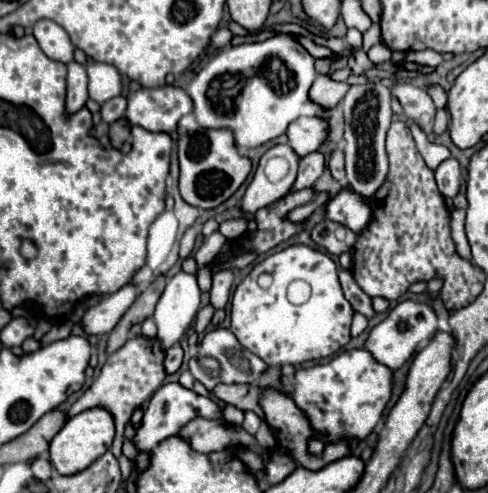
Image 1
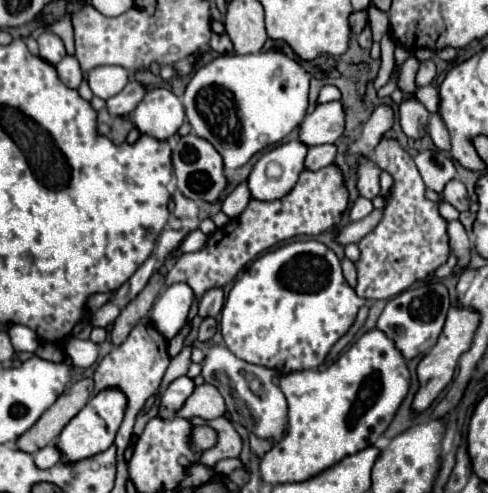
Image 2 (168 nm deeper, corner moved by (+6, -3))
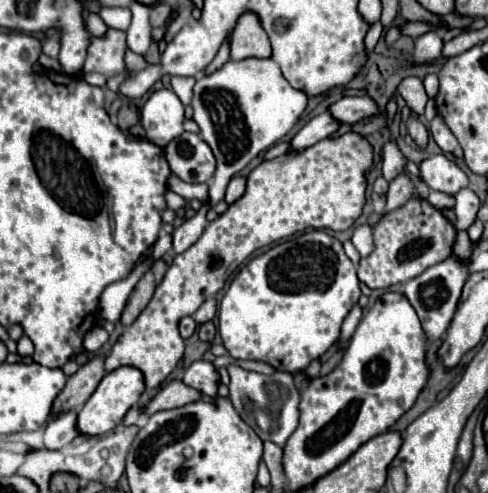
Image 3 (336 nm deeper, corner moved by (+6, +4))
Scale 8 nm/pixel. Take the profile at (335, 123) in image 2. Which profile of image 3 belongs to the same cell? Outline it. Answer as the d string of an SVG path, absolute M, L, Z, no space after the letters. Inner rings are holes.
M348 95L338 99L328 107L330 115L342 123L342 125L352 125L368 115L376 113L376 103L370 97L358 97L358 95Z

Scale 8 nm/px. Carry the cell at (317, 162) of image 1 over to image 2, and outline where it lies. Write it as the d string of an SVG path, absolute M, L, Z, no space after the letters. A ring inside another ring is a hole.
M320 144L312 146L306 156L306 168L324 168L336 158L336 144Z

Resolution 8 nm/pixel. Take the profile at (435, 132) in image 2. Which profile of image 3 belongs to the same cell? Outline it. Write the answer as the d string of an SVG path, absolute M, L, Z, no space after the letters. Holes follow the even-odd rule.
M434 117L432 123L430 123L430 133L434 137L434 141L438 143L438 147L442 151L448 151L456 157L462 157L462 149L460 149L460 143L456 141L456 137L452 135L452 131L448 129L448 125L442 121L442 117Z

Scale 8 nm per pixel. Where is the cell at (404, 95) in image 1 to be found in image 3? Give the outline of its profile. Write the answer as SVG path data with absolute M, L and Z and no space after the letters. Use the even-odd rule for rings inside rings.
M412 111L410 113L410 117L408 117L408 121L406 121L406 127L408 127L408 135L416 141L416 145L418 147L426 147L426 143L428 143L428 131L426 131L426 127L420 123L420 119L418 119L418 115Z

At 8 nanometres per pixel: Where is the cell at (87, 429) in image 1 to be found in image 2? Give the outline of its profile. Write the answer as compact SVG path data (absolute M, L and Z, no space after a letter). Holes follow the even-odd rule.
M106 388L90 398L90 402L68 422L68 426L62 430L58 448L64 454L66 462L78 462L84 458L90 458L98 452L104 452L114 444L116 430L120 422L124 420L124 410L126 410L126 394L120 388Z

